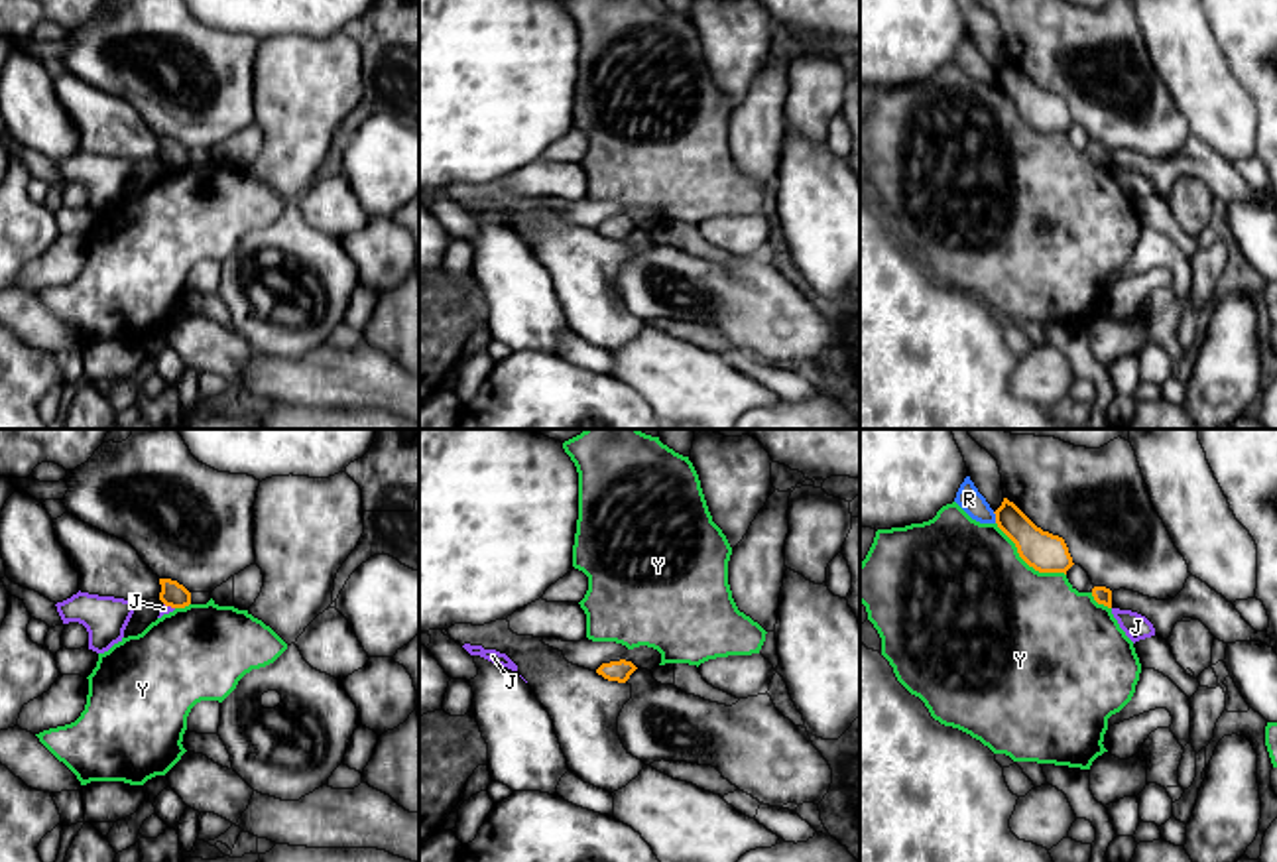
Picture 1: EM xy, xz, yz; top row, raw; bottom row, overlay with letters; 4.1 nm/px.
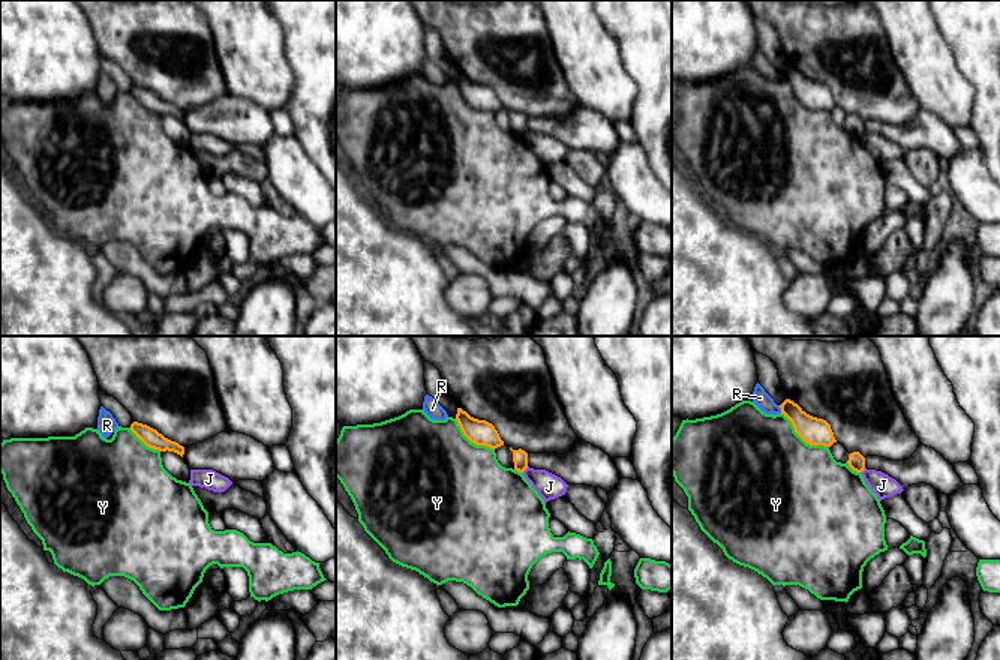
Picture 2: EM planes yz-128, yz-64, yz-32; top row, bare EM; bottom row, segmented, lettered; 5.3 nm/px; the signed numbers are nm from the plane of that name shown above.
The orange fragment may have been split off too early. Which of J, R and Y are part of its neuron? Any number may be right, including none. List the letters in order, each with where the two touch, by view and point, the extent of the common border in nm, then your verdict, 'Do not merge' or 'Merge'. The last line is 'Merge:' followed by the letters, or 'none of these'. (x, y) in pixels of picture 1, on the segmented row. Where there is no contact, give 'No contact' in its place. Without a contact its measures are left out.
J: Touches orange at xy (170, 605). Shared border 50 nm. Do not merge
R: Touches orange at yz (996, 518). Shared border 50 nm. Do not merge
Y: Touches orange at yz (1026, 561). Shared border 360 nm. Do not merge
Merge: none of these

